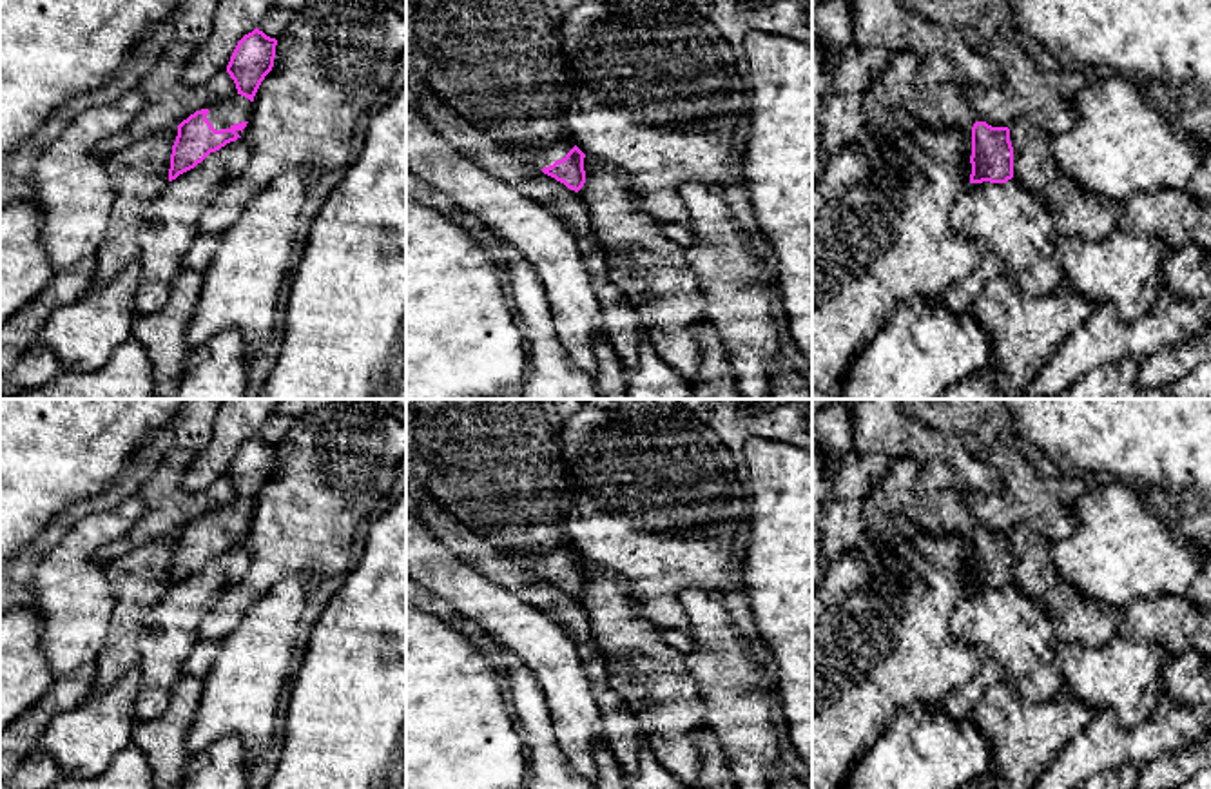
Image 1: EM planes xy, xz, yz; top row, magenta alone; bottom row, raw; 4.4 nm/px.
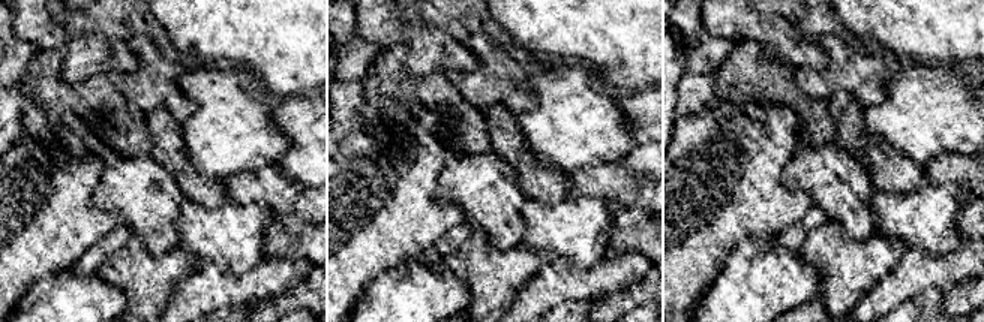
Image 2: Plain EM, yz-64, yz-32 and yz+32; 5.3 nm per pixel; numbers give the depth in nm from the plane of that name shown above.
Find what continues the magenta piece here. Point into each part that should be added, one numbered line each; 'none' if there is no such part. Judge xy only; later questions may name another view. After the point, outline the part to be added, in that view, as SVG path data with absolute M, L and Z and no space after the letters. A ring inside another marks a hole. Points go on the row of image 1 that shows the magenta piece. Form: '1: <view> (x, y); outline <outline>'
1: xy (234, 109); outline M234 94L227 100L216 102L207 107L210 112L207 120L216 131L230 129L234 123L248 122L252 116L252 102L241 94Z

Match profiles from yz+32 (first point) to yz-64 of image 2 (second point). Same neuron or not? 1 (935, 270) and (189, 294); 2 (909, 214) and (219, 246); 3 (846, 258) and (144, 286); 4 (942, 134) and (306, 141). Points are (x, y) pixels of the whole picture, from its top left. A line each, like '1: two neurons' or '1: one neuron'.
1: one neuron
2: one neuron
3: one neuron
4: two neurons

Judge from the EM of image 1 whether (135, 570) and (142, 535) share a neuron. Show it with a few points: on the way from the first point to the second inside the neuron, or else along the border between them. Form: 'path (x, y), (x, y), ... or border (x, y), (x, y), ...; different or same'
border (176, 532), (165, 534), (107, 563); different

